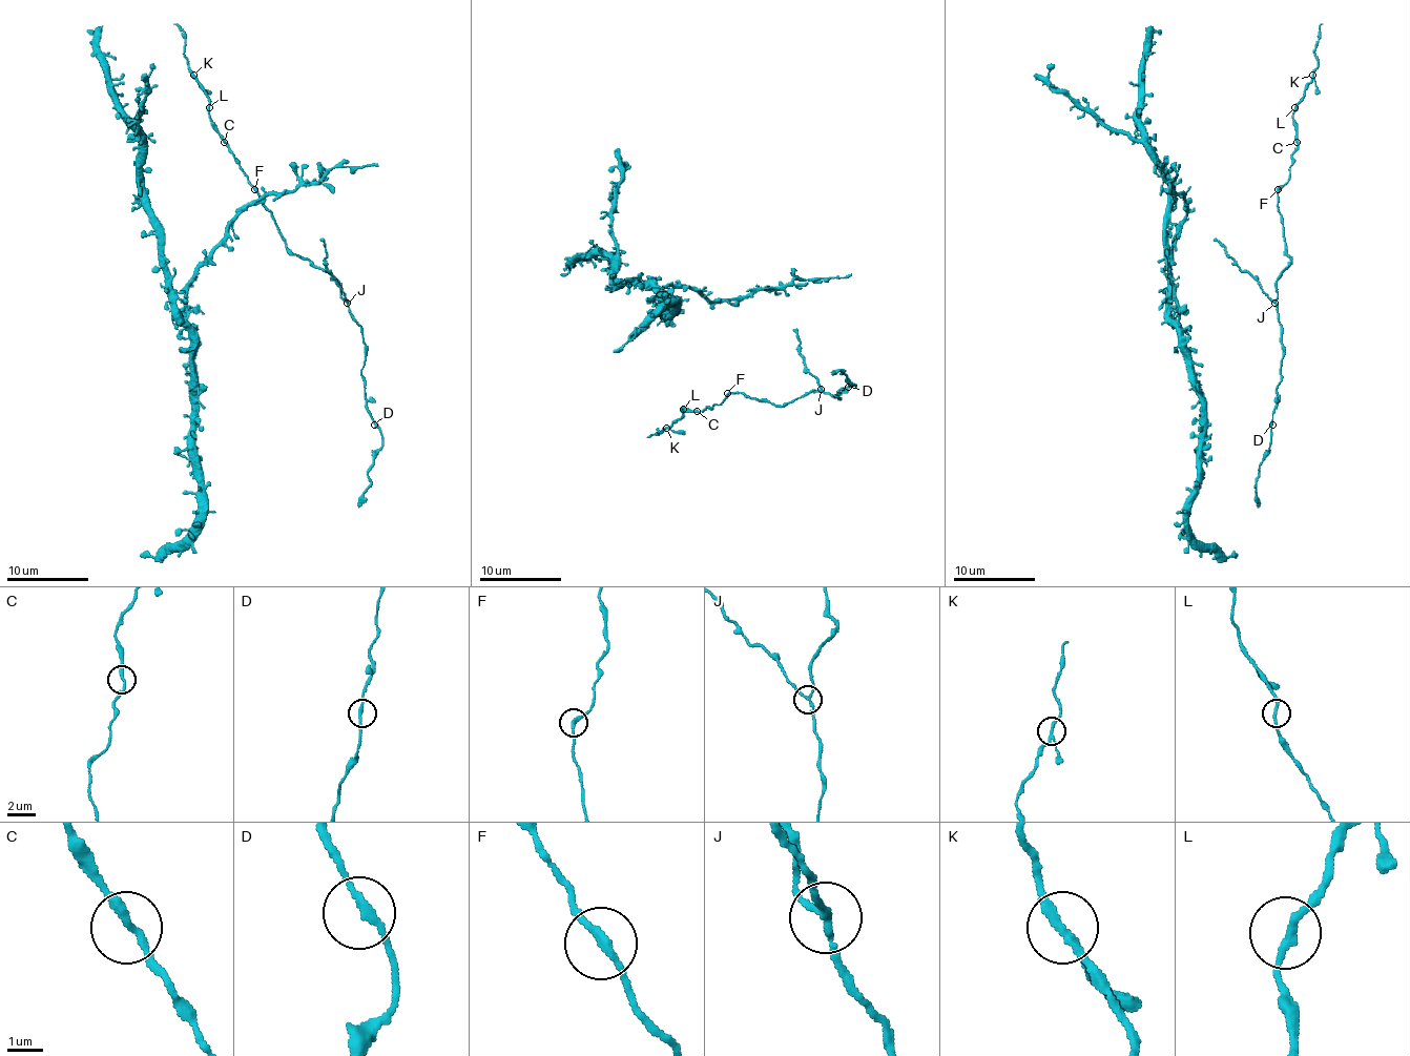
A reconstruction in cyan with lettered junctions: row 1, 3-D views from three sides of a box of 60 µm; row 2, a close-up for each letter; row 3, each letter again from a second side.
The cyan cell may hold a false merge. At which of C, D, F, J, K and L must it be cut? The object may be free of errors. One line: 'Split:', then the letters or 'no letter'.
Split: J

